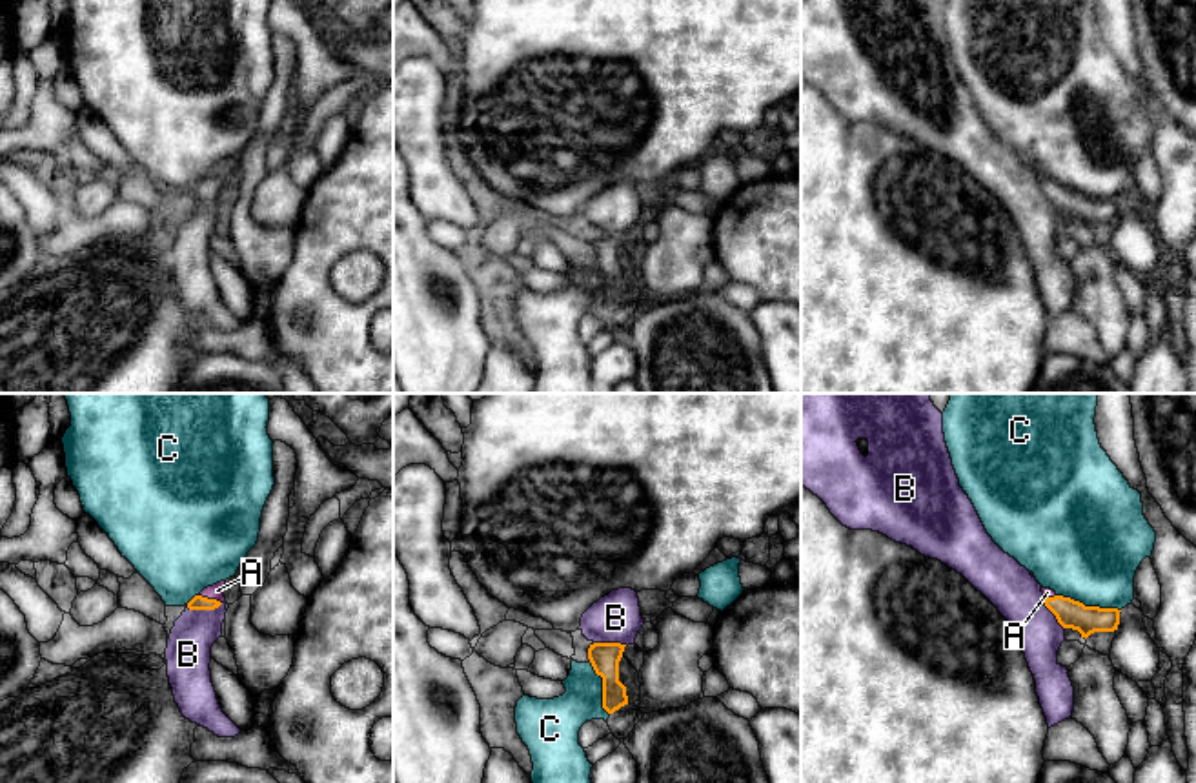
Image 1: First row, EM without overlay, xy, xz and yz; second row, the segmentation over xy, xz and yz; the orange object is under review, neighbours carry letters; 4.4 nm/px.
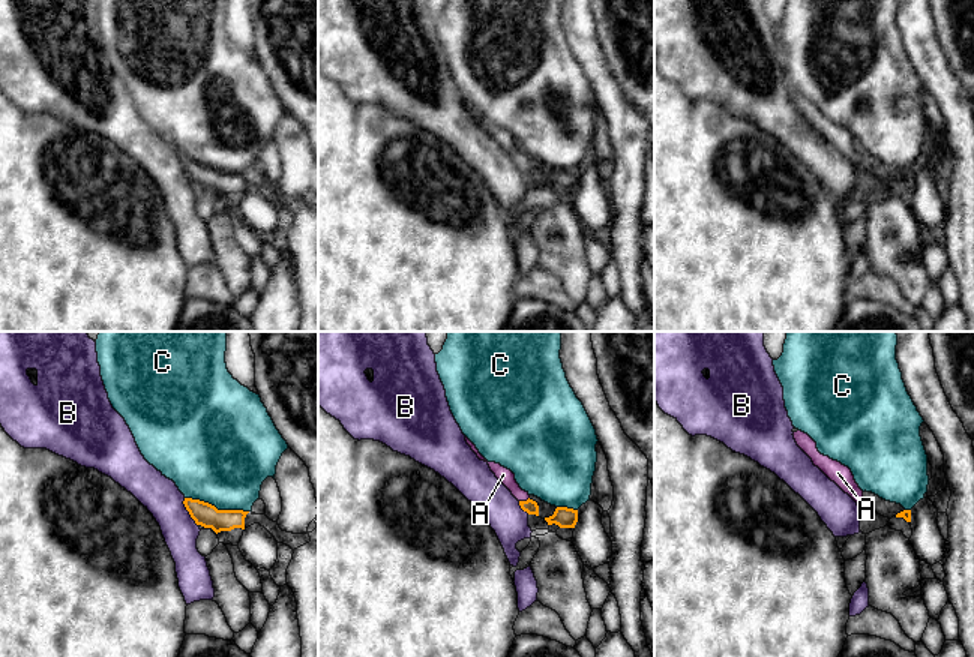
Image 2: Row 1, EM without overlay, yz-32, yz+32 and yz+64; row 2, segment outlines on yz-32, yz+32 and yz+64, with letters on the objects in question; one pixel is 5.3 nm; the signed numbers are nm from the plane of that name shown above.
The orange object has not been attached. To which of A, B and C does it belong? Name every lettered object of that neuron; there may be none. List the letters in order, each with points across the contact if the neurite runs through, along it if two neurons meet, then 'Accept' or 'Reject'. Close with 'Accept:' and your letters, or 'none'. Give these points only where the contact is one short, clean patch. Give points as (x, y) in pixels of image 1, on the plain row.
A: Path across: xy (197, 195), (210, 192), (217, 183). Accept
B: Boundary: xy (222, 195), (213, 201), (186, 199). Reject
C: Boundary: yz (1056, 186), (1069, 188), (1085, 197), (1116, 199), (1120, 203). Reject
Accept: A

